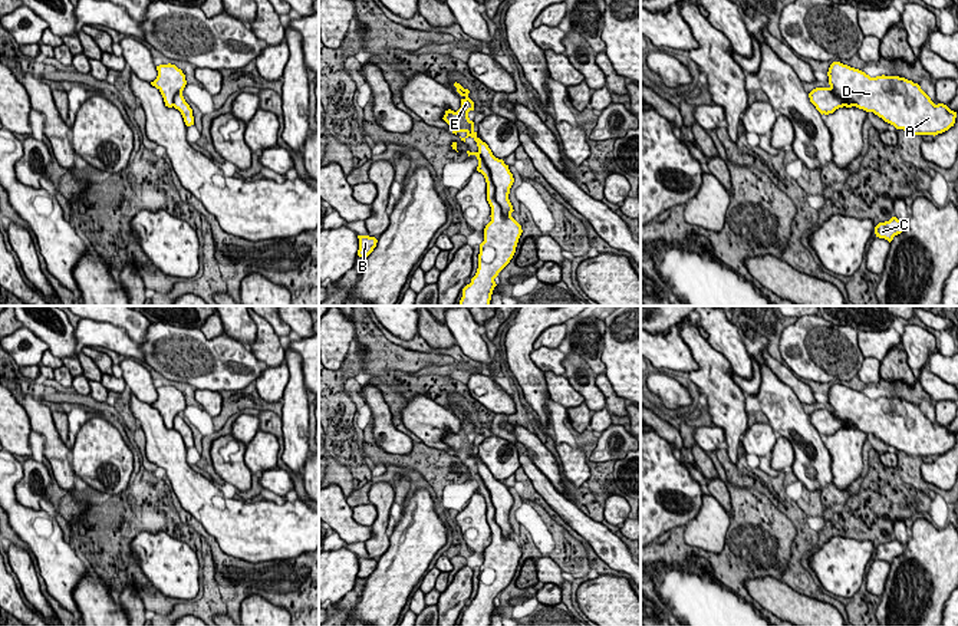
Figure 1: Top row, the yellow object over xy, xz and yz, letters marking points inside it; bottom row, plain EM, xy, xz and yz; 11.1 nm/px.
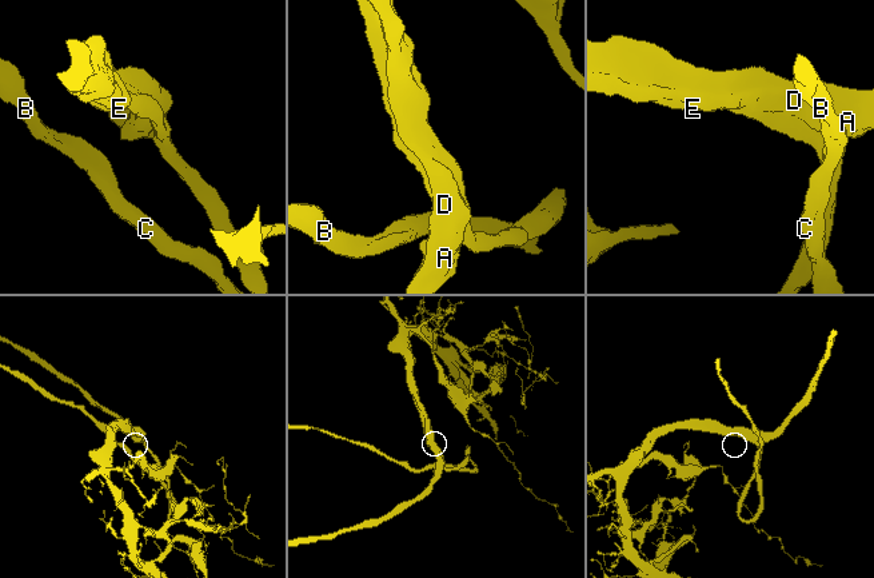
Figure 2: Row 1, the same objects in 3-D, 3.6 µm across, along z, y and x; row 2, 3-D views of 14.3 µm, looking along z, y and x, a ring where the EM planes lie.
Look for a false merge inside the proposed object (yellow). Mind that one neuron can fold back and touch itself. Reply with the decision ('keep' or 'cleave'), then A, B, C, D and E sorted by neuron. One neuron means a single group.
keep; groups A B C D E

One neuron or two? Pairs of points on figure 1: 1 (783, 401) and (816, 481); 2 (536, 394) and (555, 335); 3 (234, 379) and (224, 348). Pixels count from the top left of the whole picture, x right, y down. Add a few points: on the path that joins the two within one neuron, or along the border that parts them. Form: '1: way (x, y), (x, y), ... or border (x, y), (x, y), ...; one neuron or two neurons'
1: way (790, 421), (816, 448), (816, 461); one neuron
2: border (559, 325), (550, 325), (536, 339), (533, 348); two neurons
3: way (230, 372), (223, 365), (224, 355); one neuron

